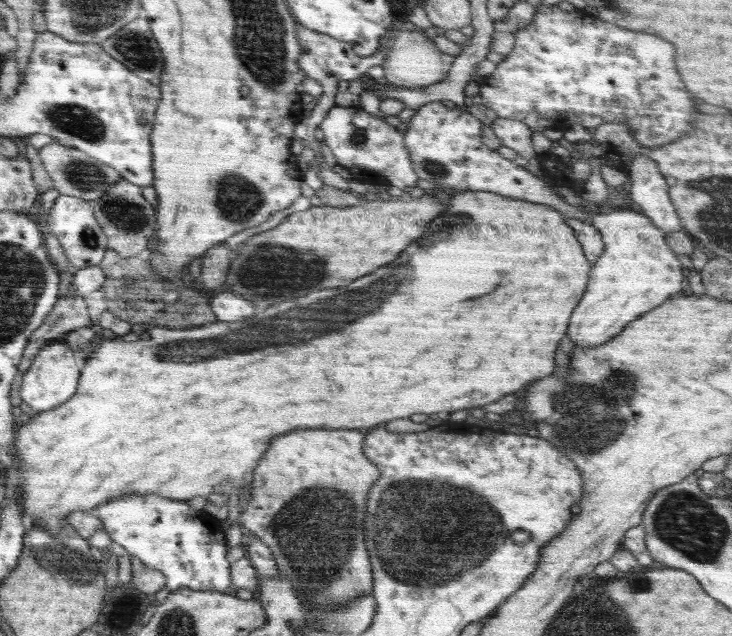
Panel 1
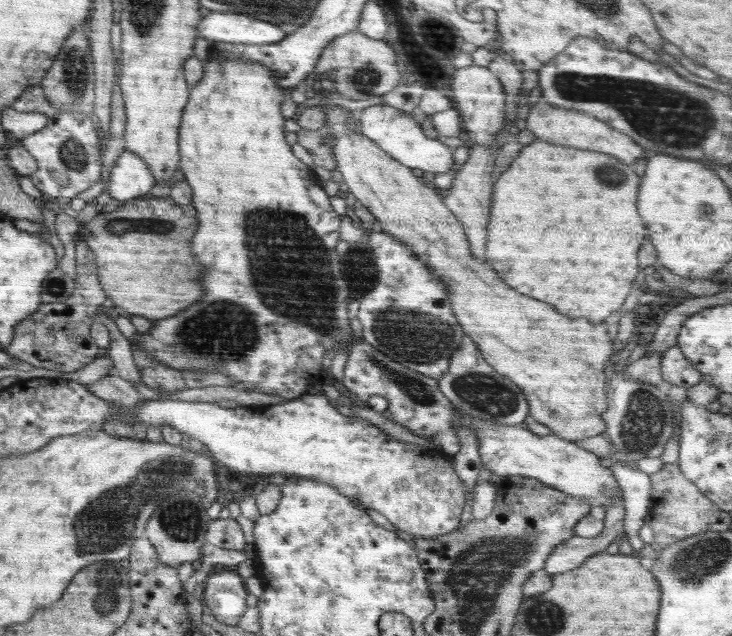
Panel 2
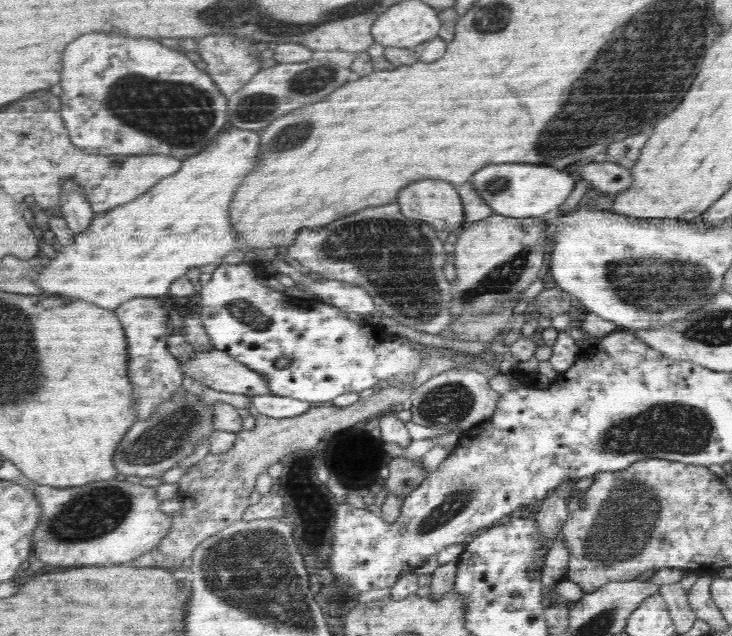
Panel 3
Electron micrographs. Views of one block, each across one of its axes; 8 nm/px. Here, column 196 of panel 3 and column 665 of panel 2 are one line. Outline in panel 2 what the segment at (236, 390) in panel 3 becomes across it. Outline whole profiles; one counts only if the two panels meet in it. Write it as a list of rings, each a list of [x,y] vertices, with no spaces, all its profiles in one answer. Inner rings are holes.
[[[677,344],[662,353],[660,370],[665,387],[688,388],[698,384],[704,378],[704,374],[694,368]]]

